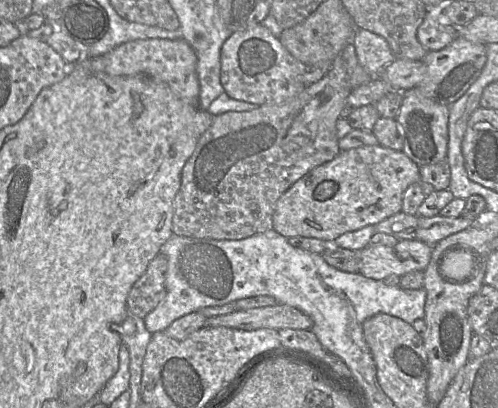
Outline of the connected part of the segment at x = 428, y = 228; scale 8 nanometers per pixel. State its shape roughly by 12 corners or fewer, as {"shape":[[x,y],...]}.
{"shape":[[463,216],[419,217],[416,239],[435,245],[472,226]]}

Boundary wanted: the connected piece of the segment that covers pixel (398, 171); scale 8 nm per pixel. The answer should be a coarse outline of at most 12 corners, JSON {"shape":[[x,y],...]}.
{"shape":[[340,151],[280,196],[272,229],[334,241],[402,211],[419,166]]}

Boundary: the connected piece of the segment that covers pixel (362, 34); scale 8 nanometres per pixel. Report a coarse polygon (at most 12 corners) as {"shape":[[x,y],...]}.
{"shape":[[366,29],[352,43],[361,66],[378,76],[395,56],[388,42]]}

